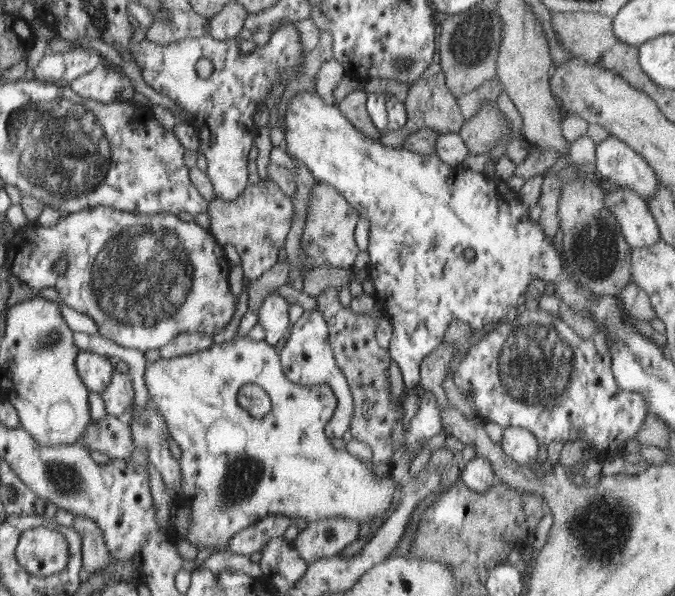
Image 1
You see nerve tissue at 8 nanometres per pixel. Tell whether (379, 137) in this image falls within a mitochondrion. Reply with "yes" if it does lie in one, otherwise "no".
no

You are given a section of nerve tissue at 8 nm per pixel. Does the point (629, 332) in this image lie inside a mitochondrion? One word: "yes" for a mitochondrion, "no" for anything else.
no

